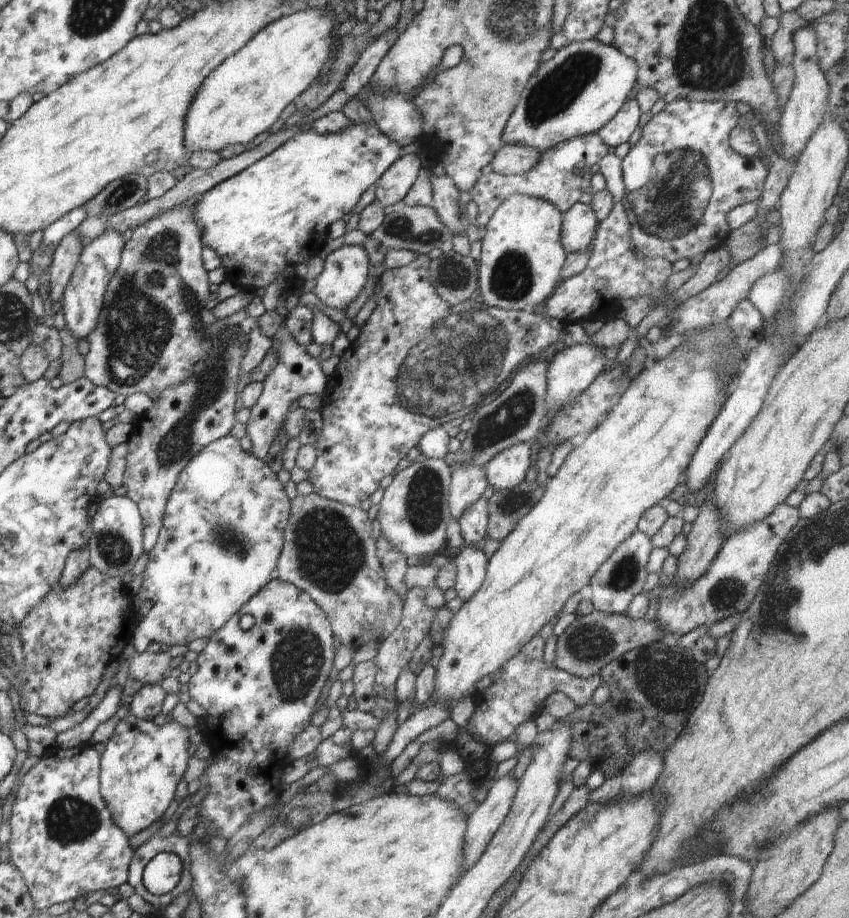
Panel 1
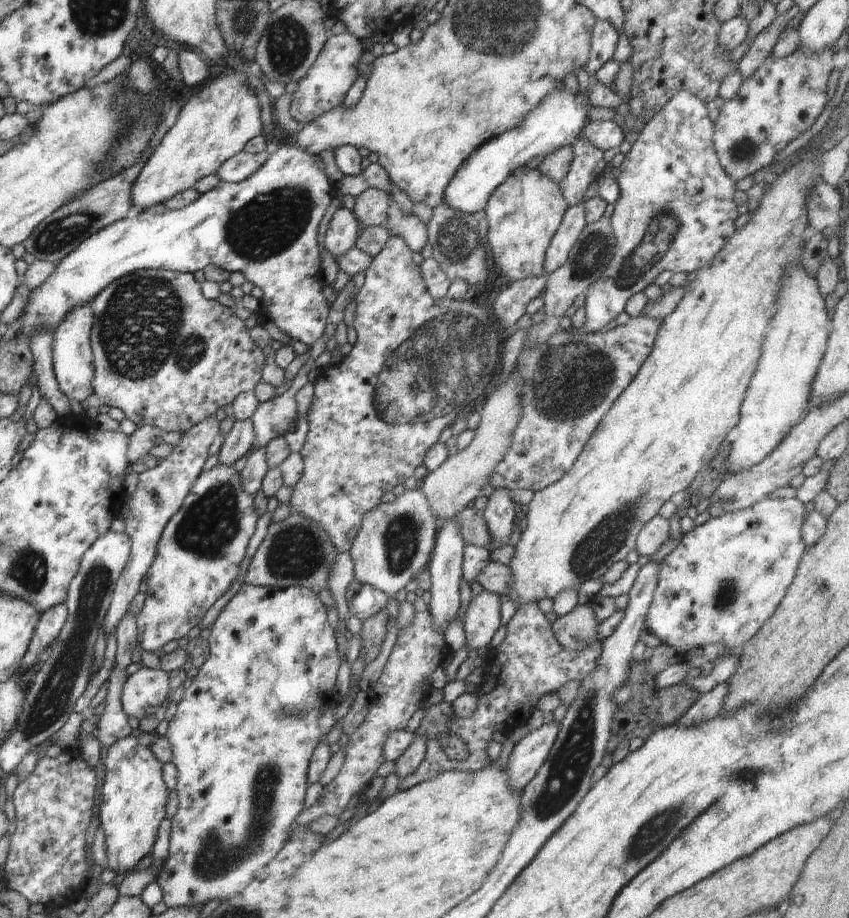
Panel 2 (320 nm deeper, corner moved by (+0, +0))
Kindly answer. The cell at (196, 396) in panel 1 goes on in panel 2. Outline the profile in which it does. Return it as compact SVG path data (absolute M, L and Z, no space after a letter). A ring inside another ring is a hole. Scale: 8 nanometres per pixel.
M210 417L183 432L180 443L172 446L171 454L161 459L159 465L140 473L136 490L132 494L127 494L129 510L123 513L126 524L124 533L130 537L131 553L128 564L115 582L111 603L101 624L108 637L129 611L134 596L142 590L141 582L153 563L162 531L170 518L178 512L186 496L191 493L195 480L201 475L200 470L209 457L208 447L219 434L219 426L220 423L215 417Z

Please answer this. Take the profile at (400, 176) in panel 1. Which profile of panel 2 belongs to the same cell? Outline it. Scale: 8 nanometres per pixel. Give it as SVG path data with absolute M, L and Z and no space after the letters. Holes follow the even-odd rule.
M371 186L363 187L355 197L351 210L359 222L360 227L387 226L388 209L391 196Z

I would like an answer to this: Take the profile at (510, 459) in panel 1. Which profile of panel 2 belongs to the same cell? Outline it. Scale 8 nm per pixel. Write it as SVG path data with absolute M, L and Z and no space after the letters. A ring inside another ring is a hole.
M495 489L490 499L487 500L486 508L483 510L484 520L490 535L492 552L502 545L504 538L510 537L512 528L515 526L514 504L506 489Z

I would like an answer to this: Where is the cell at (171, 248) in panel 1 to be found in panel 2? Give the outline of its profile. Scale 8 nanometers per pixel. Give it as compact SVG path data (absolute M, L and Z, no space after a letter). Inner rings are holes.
M137 270L111 282L90 305L95 318L90 335L95 370L93 392L100 404L120 408L138 427L152 425L163 431L186 432L214 417L218 409L232 404L240 393L252 391L262 380L264 351L250 338L244 320L217 300L208 300L203 295L194 273ZM184 346L182 360L188 360L188 364L180 366L178 352Z

